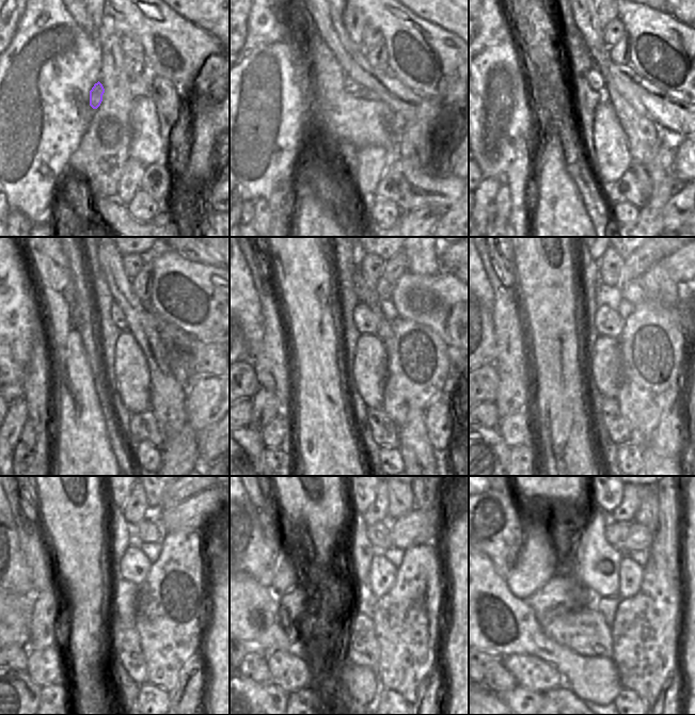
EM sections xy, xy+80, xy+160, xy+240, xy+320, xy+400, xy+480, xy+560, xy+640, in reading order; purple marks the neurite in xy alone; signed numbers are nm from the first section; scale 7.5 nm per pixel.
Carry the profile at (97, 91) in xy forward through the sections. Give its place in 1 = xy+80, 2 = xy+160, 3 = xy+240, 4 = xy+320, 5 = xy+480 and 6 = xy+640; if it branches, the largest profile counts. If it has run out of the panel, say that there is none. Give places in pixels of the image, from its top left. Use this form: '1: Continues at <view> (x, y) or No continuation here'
1: Continues at xy+80 (347, 81)
2: Continues at xy+160 (595, 79)
3: Continues at xy+240 (116, 315)
4: Continues at xy+320 (365, 321)
5: Continues at xy+480 (133, 567)
6: Continues at xy+640 (630, 573).

